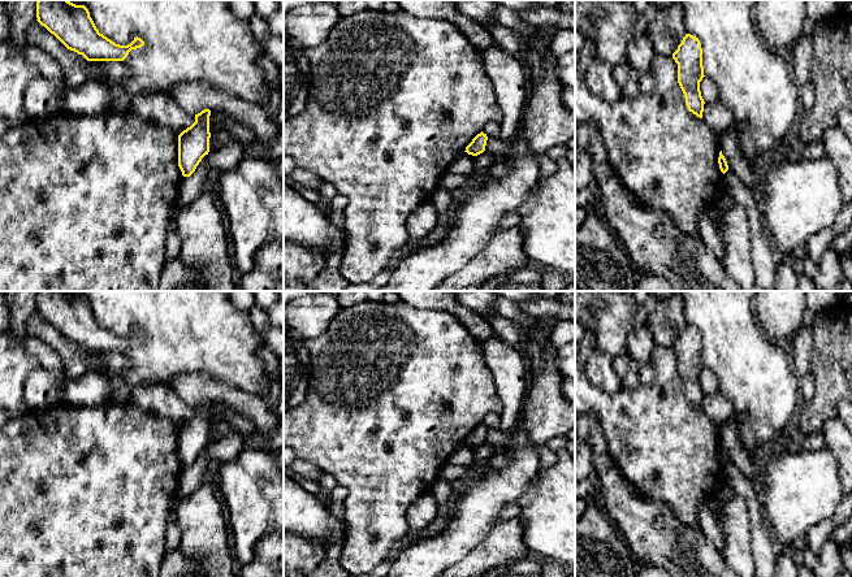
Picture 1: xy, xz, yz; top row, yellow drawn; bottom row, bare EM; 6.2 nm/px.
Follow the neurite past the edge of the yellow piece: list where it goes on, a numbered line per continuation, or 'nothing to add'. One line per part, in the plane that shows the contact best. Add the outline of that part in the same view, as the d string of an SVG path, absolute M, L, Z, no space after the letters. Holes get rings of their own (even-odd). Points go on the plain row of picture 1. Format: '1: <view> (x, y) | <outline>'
nothing to add

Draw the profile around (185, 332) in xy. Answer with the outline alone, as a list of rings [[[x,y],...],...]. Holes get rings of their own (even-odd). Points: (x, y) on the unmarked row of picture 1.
[[[83,291],[83,296],[99,324],[116,335],[127,337],[137,327],[144,333],[143,338],[131,340],[122,352],[127,359],[124,383],[129,387],[150,383],[170,386],[172,378],[178,374],[202,372],[252,395],[264,398],[268,392],[264,361],[258,356],[263,342],[248,313],[233,305],[228,291]]]

